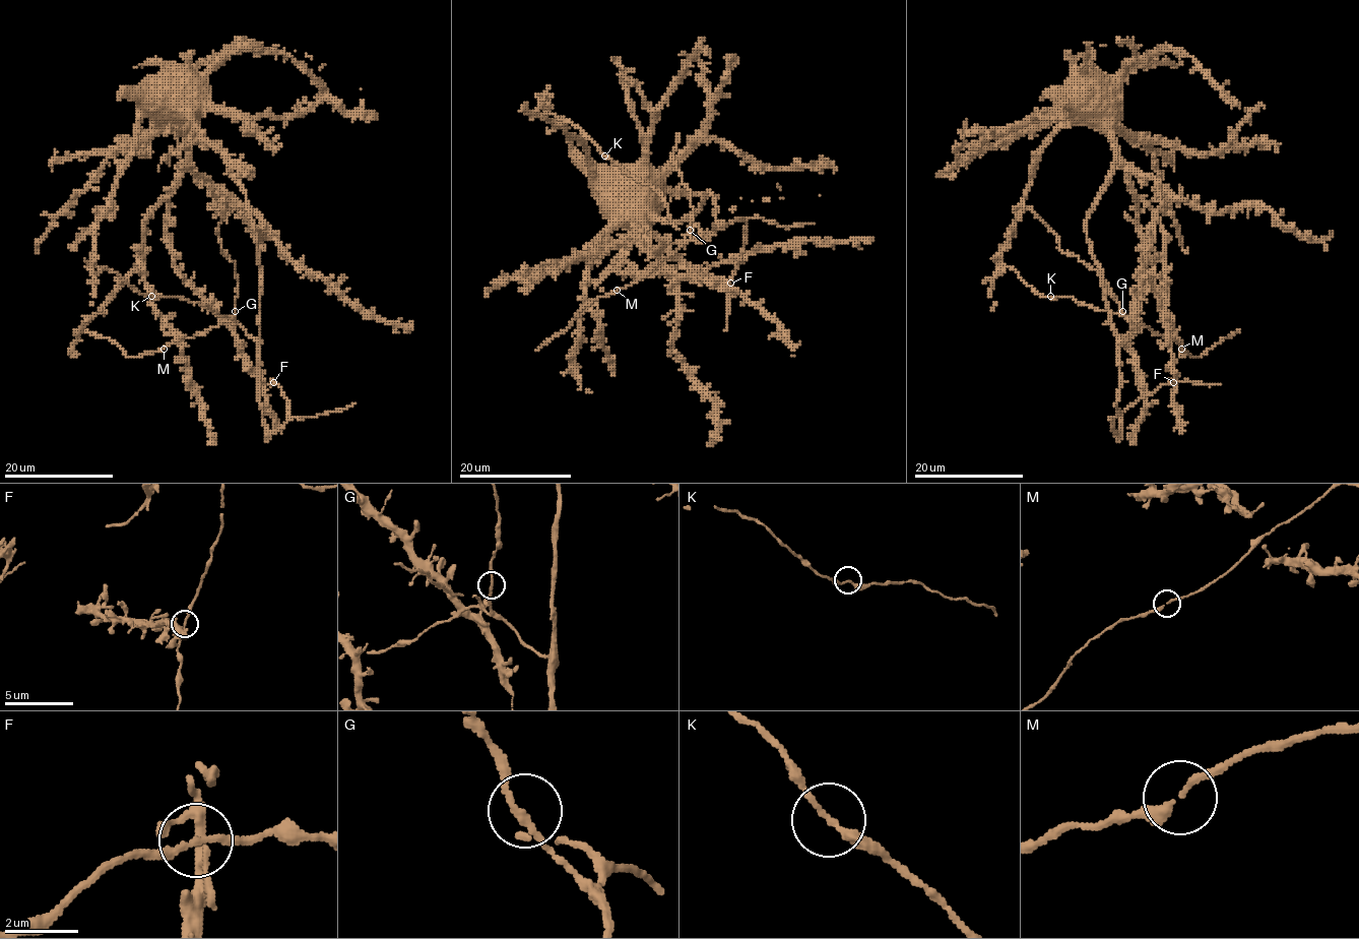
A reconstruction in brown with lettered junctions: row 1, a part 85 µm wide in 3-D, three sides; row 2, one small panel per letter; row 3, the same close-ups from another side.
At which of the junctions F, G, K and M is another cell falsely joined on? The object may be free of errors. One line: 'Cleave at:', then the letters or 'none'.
Cleave at: none

